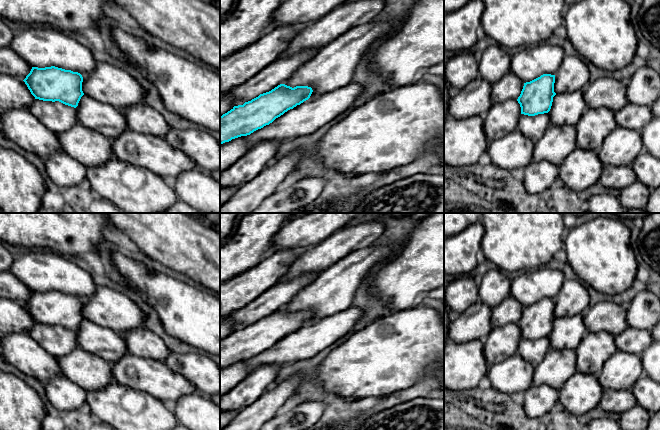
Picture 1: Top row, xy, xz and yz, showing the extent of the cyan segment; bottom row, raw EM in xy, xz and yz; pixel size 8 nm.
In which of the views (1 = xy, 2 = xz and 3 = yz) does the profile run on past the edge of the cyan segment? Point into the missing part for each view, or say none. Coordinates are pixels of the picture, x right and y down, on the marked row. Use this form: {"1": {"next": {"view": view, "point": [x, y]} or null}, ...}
{"1": {"next": null}, "2": {"next": null}, "3": {"next": null}}

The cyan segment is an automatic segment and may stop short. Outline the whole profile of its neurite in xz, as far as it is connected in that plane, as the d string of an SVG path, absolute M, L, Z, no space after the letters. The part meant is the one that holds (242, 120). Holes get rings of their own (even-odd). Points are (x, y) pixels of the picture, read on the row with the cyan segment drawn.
M280 84L243 105L234 106L220 116L220 144L247 136L272 123L290 109L308 100L313 90Z

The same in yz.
M543 74L540 77L524 83L517 101L521 114L535 116L548 113L551 109L554 92L555 75Z

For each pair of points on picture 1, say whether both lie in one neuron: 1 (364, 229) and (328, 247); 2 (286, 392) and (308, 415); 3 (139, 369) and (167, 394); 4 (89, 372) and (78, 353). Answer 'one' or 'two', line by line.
1: one
2: two
3: one
4: one

